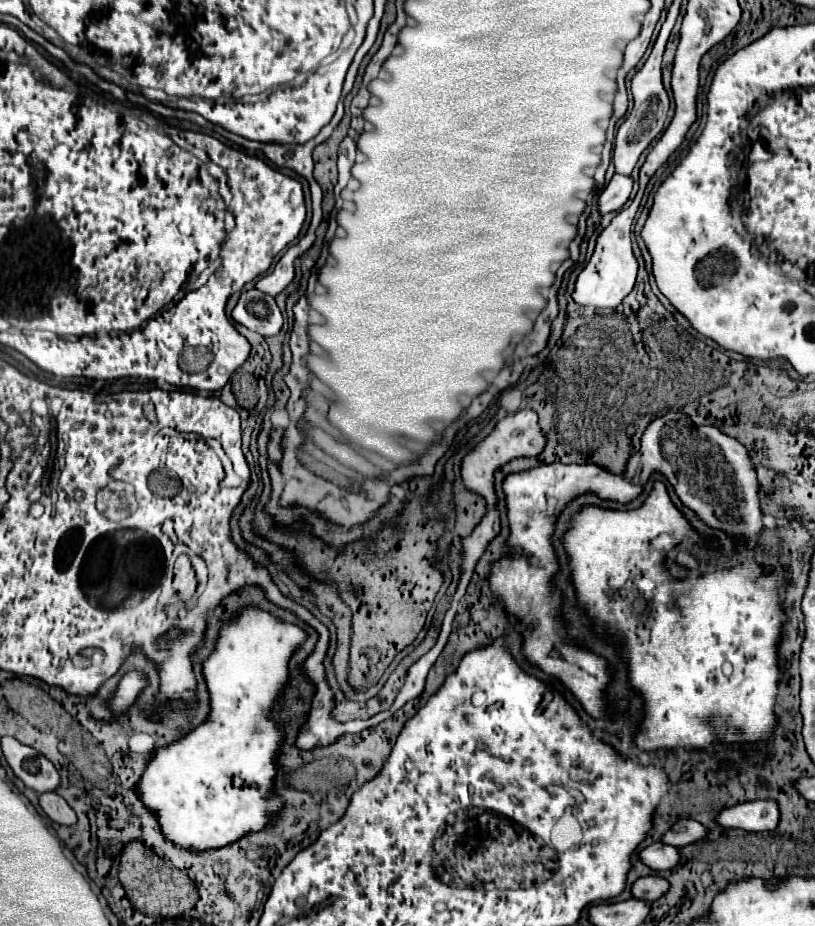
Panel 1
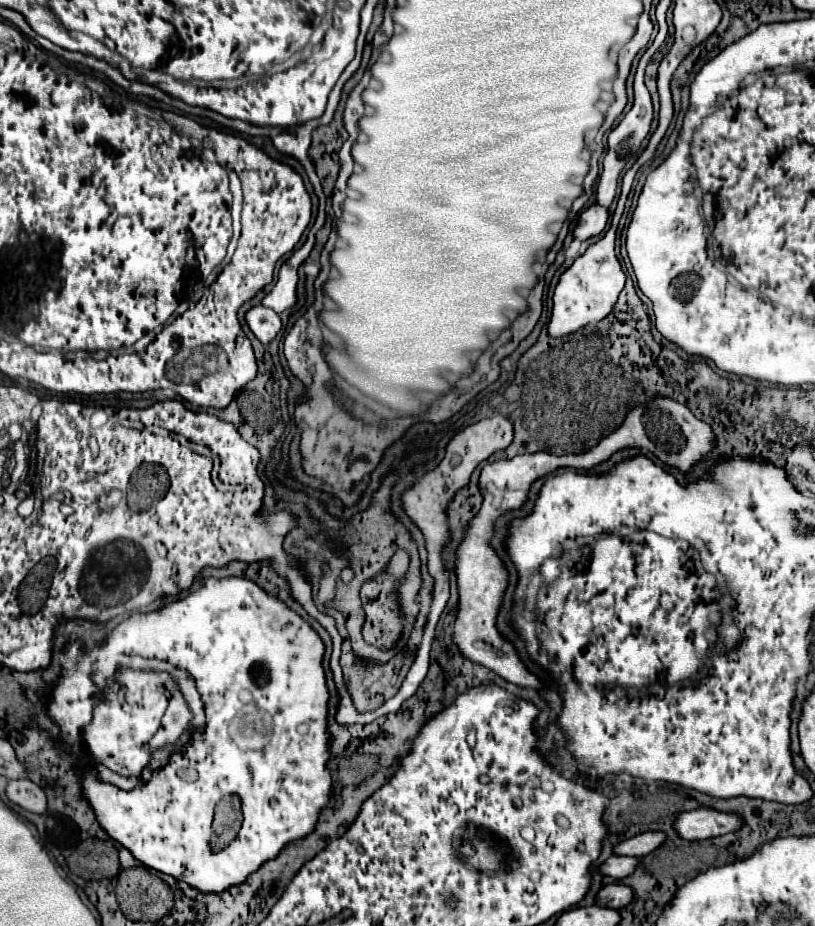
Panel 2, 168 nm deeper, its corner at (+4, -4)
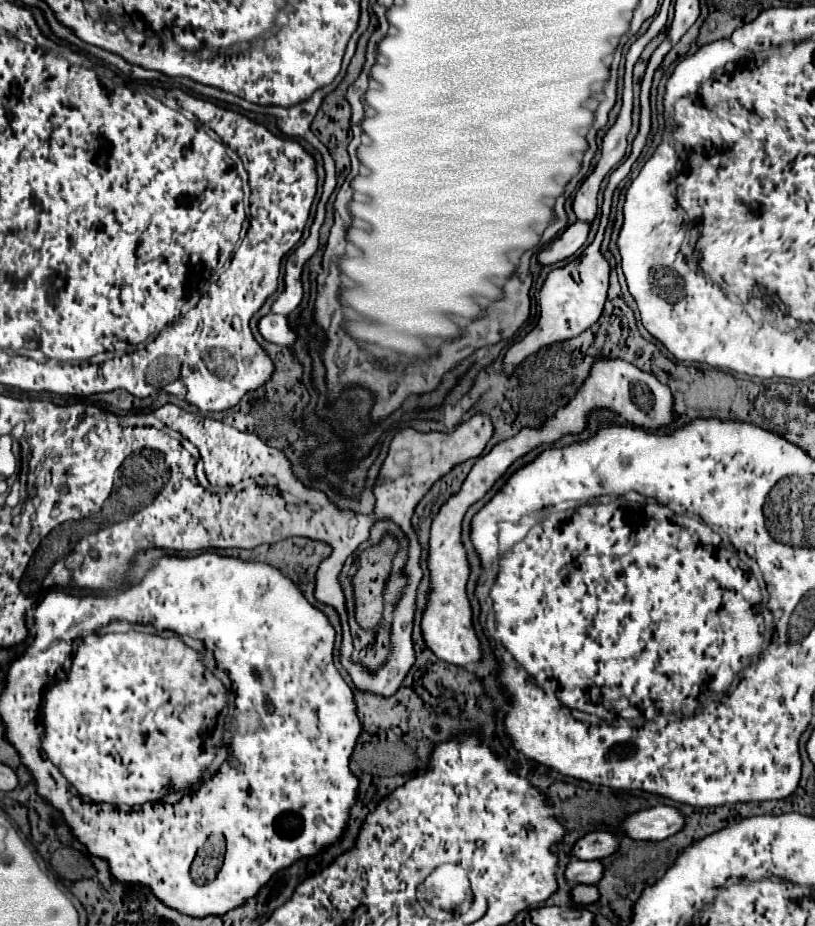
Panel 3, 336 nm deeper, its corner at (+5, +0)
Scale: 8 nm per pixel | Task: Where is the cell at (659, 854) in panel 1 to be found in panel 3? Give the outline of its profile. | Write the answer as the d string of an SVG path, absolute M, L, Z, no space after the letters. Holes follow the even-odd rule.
M575 859L567 865L565 877L567 881L573 883L587 883L587 885L597 885L597 881L601 881L601 873L603 873L603 865L601 861L581 861Z

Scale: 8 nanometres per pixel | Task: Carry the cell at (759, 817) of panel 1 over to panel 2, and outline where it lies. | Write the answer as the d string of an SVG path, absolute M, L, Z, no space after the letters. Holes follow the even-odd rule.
M694 809L680 813L672 827L682 839L700 841L730 833L730 829L738 829L738 815L720 813L714 809Z

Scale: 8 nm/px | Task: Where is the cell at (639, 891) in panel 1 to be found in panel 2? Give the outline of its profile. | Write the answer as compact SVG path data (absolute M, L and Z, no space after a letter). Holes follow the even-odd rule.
M620 883L604 885L596 895L596 905L608 909L620 909L622 905L626 905L626 901L630 901L630 889Z

